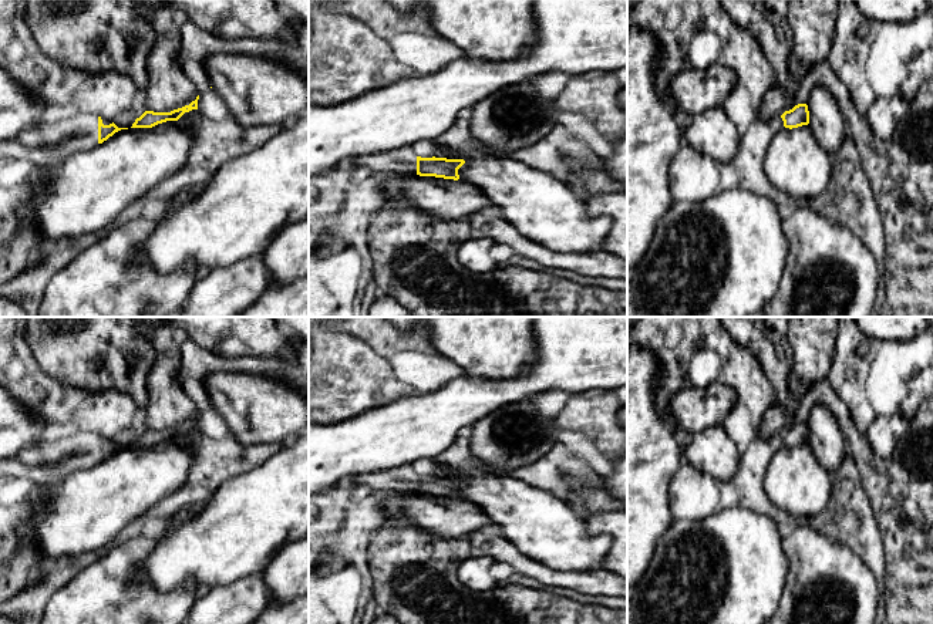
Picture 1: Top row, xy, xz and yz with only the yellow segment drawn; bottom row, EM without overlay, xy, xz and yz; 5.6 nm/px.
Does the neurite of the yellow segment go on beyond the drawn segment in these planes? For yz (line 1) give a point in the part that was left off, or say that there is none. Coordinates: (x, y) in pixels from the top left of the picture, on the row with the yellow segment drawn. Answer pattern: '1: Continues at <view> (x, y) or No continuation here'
1: No continuation here

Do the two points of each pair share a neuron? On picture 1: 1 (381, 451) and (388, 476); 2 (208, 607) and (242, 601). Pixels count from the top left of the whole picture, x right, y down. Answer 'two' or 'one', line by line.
1: two
2: one

